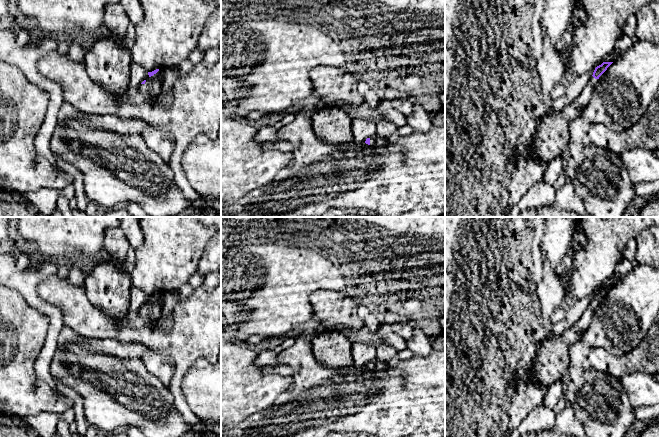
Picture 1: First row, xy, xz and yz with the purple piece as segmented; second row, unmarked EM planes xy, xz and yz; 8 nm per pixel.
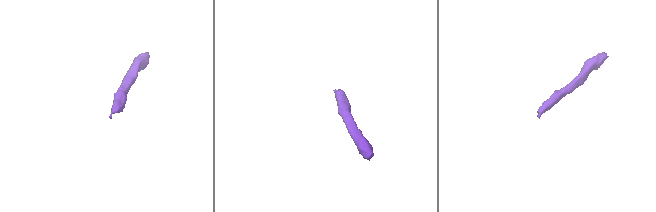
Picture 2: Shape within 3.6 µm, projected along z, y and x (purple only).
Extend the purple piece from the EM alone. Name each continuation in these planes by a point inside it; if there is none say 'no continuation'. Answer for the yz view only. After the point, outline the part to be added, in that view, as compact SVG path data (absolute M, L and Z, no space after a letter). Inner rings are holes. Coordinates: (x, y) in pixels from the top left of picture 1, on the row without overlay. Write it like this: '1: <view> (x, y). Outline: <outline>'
1: yz (551, 362). Outline: M592 300L571 328L560 335L552 334L538 344L531 370L534 381L548 388L555 381L562 379L569 366L569 348L585 334L597 305L598 303Z

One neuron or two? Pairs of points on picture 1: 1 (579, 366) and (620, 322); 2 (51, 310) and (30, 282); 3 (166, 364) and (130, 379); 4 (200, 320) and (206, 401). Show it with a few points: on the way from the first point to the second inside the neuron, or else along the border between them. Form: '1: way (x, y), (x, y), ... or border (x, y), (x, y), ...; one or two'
1: border (580, 340), (591, 348); two
2: way (43, 306), (30, 293), (30, 290); one
3: border (147, 350), (143, 355), (143, 364), (167, 386); two
4: border (210, 362), (204, 358), (198, 358), (184, 372); two

